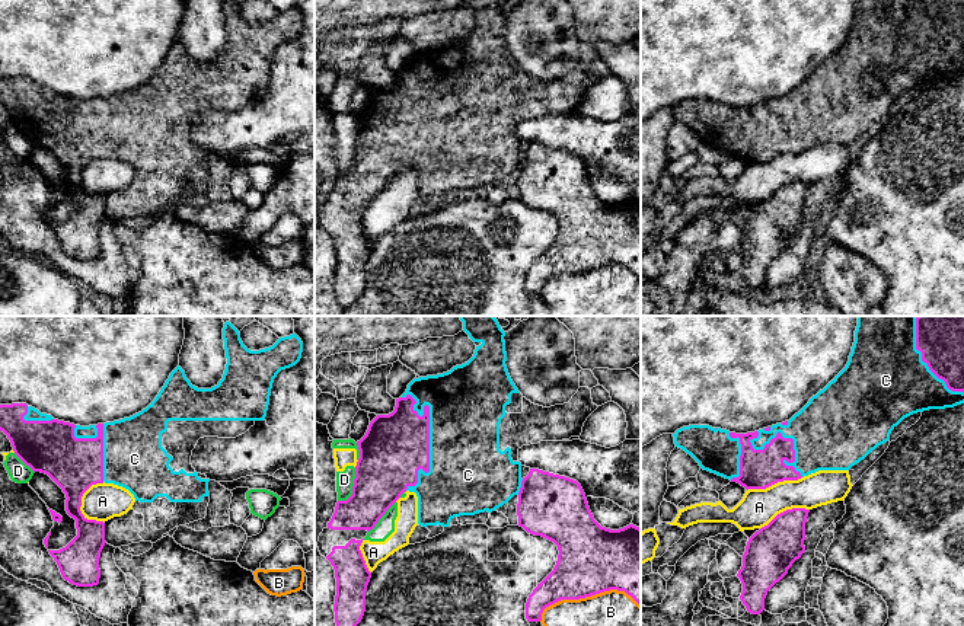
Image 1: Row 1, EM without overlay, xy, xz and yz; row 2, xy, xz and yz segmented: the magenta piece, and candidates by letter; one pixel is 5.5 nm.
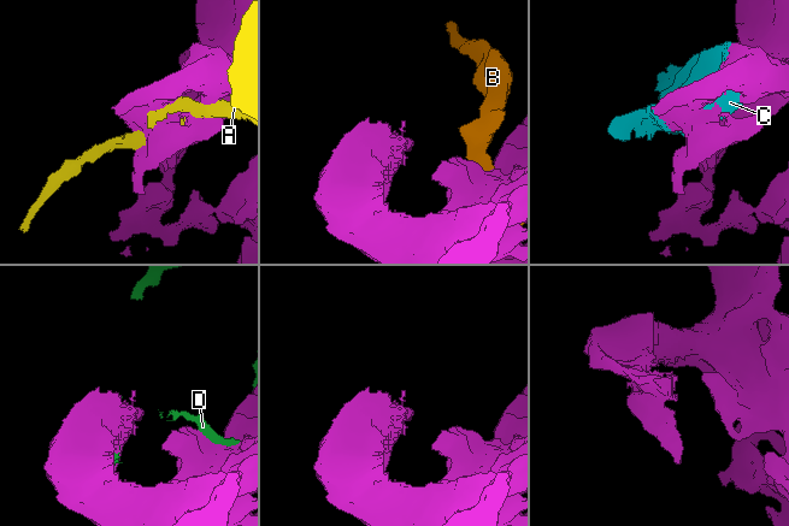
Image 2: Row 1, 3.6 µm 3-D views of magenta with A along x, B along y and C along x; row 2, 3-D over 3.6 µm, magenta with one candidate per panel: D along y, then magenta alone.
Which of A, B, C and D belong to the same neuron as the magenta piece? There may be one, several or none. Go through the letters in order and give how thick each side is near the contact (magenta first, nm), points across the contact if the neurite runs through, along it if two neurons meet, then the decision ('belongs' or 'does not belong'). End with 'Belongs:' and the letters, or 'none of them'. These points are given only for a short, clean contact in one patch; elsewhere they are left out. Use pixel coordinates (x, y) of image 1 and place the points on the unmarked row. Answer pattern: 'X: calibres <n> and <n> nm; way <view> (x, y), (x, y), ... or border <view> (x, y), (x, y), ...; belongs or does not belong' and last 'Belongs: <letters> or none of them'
A: calibres 300 and 200 nm; does not belong
B: calibres 380 and 480 nm; does not belong
C: calibres 360 and 400 nm; belongs
D: calibres 340 and 100 nm; does not belong
Belongs: C

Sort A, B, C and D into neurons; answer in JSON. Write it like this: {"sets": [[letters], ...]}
{"sets": [["A", "D"], ["B"], ["C"]]}

